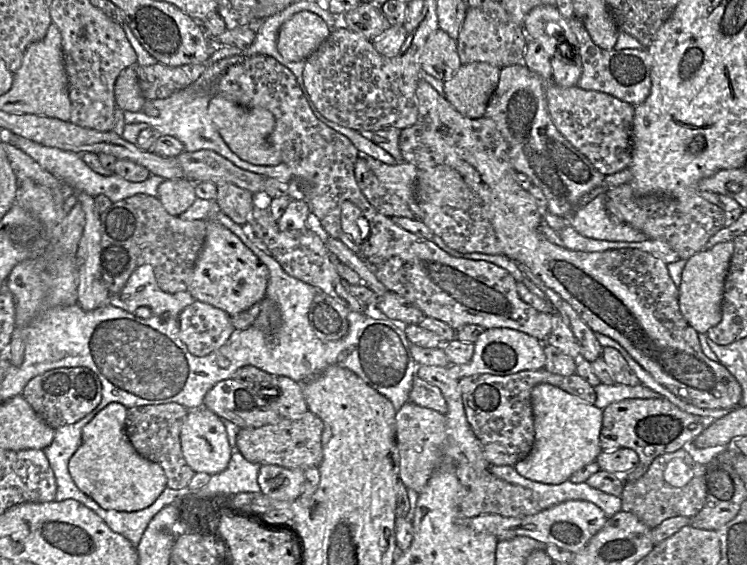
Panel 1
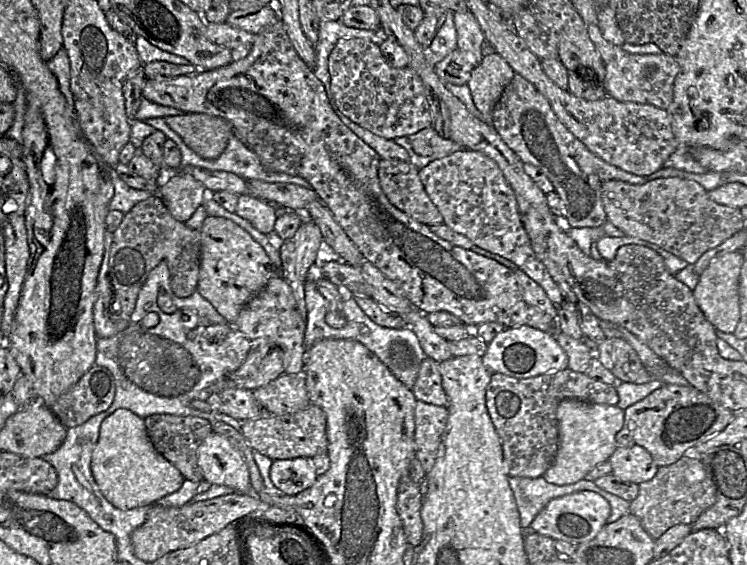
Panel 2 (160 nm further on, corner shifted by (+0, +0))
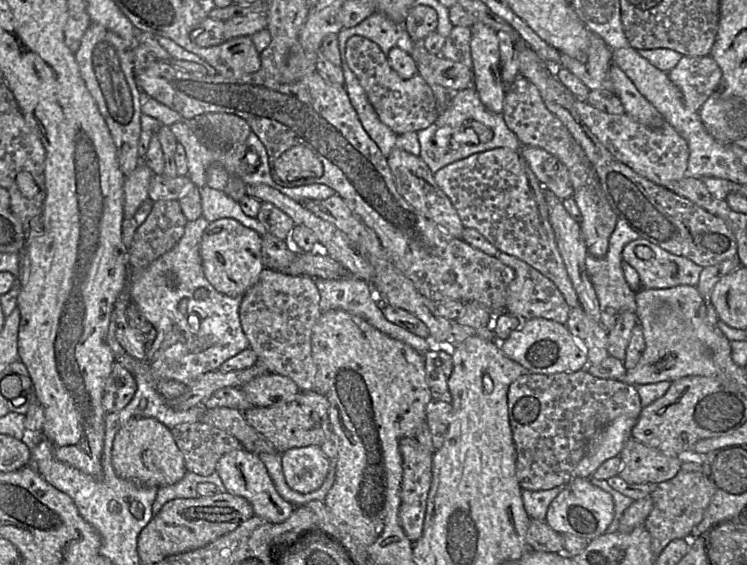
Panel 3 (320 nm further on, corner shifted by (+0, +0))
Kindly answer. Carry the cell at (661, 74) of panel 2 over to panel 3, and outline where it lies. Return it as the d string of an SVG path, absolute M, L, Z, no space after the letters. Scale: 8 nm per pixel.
M684 56L668 71L670 81L681 91L686 105L699 111L715 92L722 79L722 70L710 56Z

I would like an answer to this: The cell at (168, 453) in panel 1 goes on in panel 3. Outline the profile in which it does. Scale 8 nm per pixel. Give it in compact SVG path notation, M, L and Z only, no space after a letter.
M201 421L182 423L170 431L183 455L186 471L200 476L213 474L224 454L243 449L232 435Z

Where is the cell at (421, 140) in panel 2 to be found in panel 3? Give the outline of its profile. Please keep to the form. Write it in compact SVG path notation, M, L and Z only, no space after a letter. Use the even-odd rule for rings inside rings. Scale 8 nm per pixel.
M473 87L452 93L449 107L440 112L437 120L427 129L417 133L421 147L419 157L435 173L443 167L474 154L483 153L496 148L519 150L521 143L517 136L507 127L501 114L489 111L481 102ZM463 127L472 129L478 136L478 143L460 143L453 140L453 135Z

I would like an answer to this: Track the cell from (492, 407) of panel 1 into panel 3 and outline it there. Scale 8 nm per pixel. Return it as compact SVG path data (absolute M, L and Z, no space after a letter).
M582 370L556 374L527 373L513 381L507 394L508 414L517 454L516 477L522 490L549 490L570 483L589 440L598 431L620 416L638 419L643 406L636 386L620 380L597 378Z

